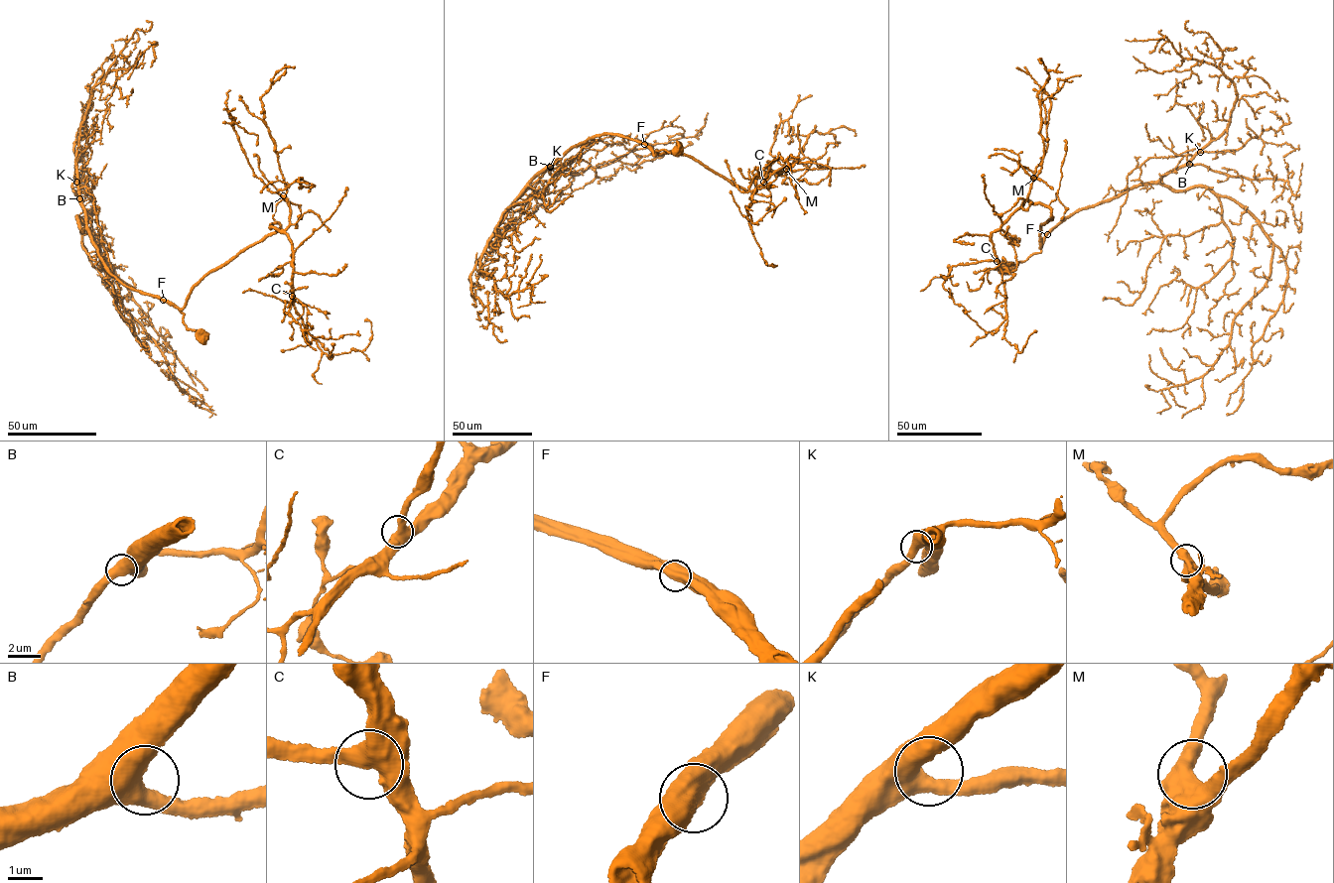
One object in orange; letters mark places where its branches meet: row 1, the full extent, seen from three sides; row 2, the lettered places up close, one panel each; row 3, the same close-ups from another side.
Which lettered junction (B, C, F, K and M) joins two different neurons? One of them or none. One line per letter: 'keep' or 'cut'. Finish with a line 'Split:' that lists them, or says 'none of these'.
B: keep
C: keep
F: keep
K: keep
M: keep
Split: none of these

